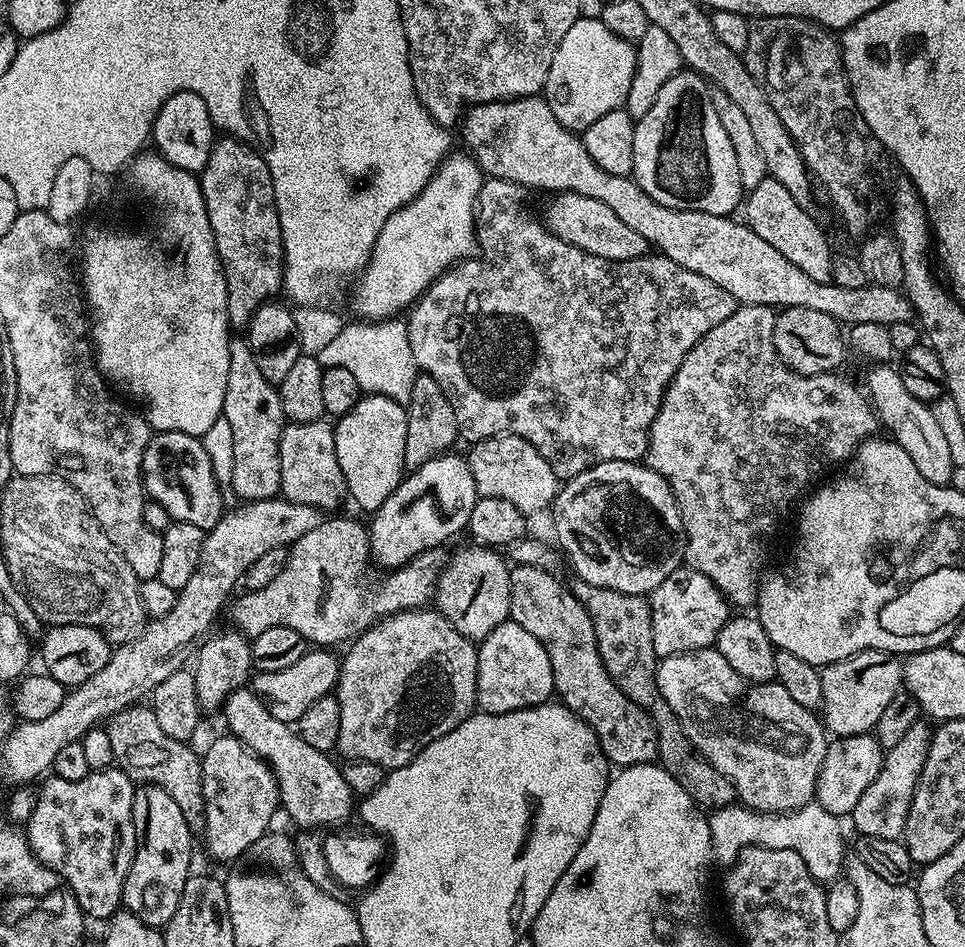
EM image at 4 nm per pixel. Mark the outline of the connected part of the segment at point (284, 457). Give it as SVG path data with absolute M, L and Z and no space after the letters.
M321 418L305 424L289 423L280 435L280 491L283 499L325 510L336 508L346 500L346 478L342 478L342 466L338 466L338 454L334 450L336 429L327 422L327 419Z

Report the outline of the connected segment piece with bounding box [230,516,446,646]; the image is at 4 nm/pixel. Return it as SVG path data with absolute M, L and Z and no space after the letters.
M336 516L333 520L332 517L325 518L322 526L310 530L310 534L298 538L298 542L288 548L286 566L282 566L282 574L278 574L274 582L262 586L262 590L245 591L244 596L237 595L231 601L235 631L251 638L262 634L262 630L270 630L270 626L290 626L290 630L298 630L298 634L302 634L302 638L312 646L336 646L332 644L351 642L386 616L431 605L440 570L446 563L444 551L443 547L431 548L418 554L409 564L395 570L381 571L373 564L368 529L363 523L360 525L358 521L347 520L344 516Z

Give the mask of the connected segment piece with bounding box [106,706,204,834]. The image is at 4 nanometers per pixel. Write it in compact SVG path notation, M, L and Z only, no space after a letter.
M133 706L123 708L118 714L109 716L106 727L110 736L112 759L123 768L133 781L140 784L157 784L174 802L178 802L190 830L194 834L204 831L204 787L200 777L201 757L185 741L170 738L170 734L158 726L151 707Z

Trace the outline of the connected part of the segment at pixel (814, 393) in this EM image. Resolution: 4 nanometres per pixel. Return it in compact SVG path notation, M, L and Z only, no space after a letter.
M741 304L733 310L726 322L718 322L714 330L710 330L693 346L682 358L682 366L678 366L678 374L668 384L664 392L664 400L660 403L658 414L652 423L652 429L648 432L648 451L646 463L658 474L662 474L672 488L678 510L682 514L682 526L684 527L684 564L689 568L698 570L698 574L704 574L714 582L714 586L724 595L729 605L744 610L747 606L755 605L758 591L758 575L756 571L764 560L763 540L768 540L776 532L776 527L784 520L788 511L797 507L798 501L805 495L804 487L815 478L819 472L827 468L843 465L852 459L856 448L861 442L869 439L872 432L878 428L878 417L865 393L860 392L847 380L836 372L823 372L807 376L790 370L782 362L778 350L774 346L774 326L777 313L766 304Z

